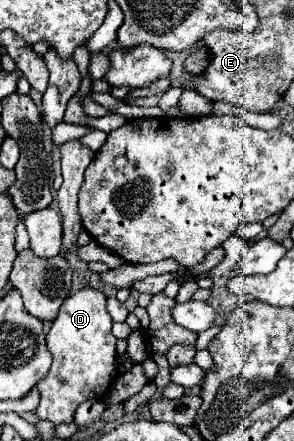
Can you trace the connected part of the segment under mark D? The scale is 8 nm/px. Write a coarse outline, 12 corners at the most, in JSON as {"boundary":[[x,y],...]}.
{"boundary":[[104,293],[70,295],[52,321],[34,413],[70,423],[120,375]]}

